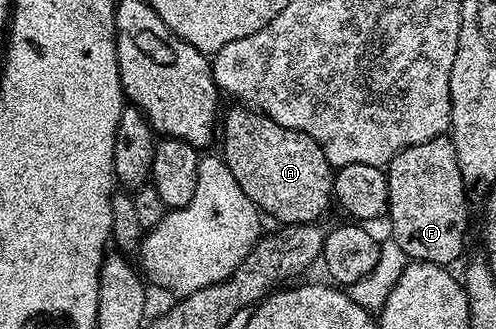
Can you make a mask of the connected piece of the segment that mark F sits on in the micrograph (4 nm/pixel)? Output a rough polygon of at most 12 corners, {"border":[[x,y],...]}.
{"border":[[450,138],[397,153],[390,238],[417,263],[451,265],[467,198]]}

